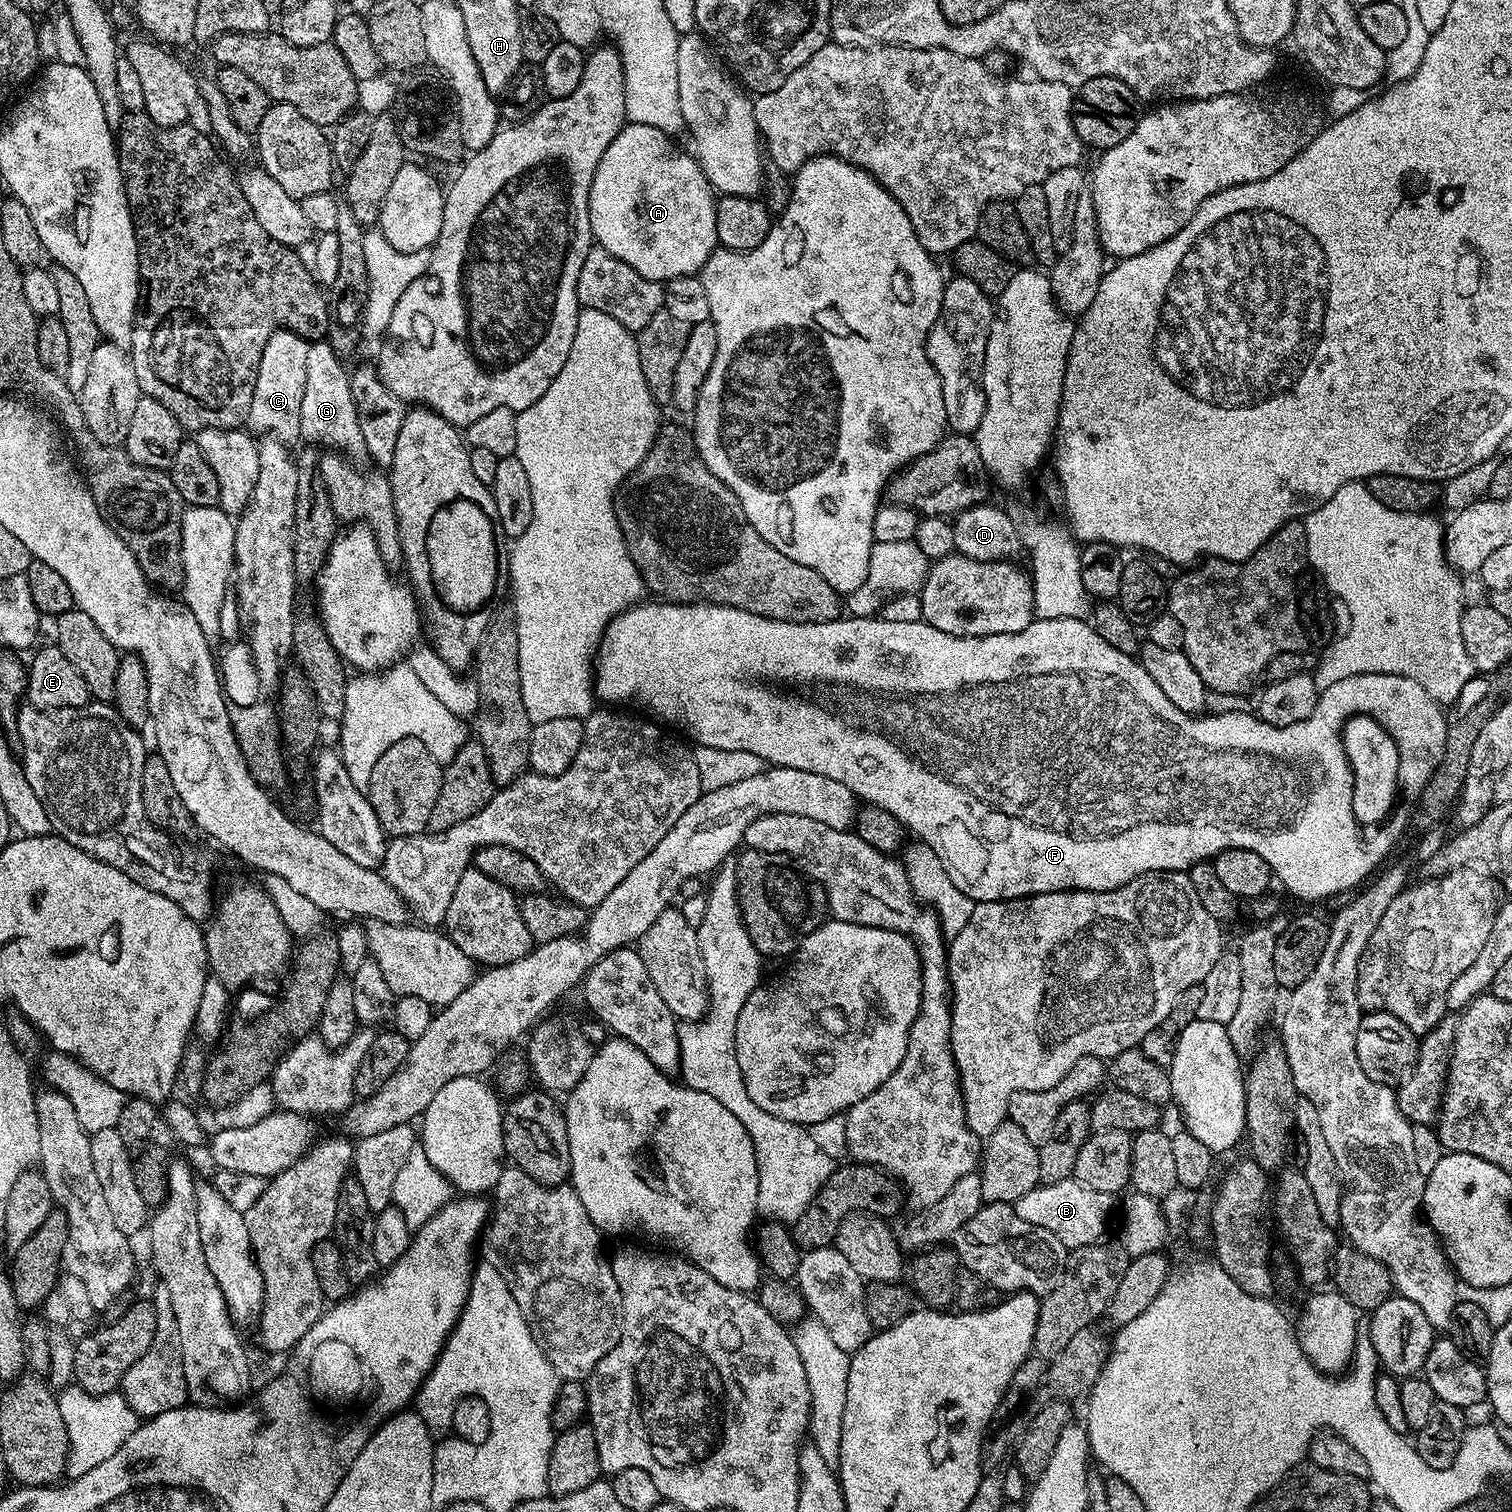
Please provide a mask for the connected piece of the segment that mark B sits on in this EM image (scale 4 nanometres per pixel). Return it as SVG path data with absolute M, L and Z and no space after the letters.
M1069 1178L1053 1184L1041 1183L1034 1190L1030 1190L1030 1194L1022 1194L1022 1198L1016 1200L1014 1207L1018 1218L1023 1218L1033 1226L1042 1226L1042 1230L1050 1230L1050 1234L1054 1234L1054 1238L1058 1238L1058 1242L1062 1242L1065 1248L1079 1250L1097 1243L1103 1237L1100 1235L1107 1230L1108 1219L1112 1216L1112 1200L1114 1200L1113 1193L1090 1190L1079 1180Z

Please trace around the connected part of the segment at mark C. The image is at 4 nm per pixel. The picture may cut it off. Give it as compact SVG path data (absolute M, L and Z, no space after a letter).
M288 328L270 334L262 362L258 362L258 378L254 382L254 398L250 402L247 427L253 433L264 432L269 437L291 442L299 441L302 418L302 394L306 394L306 350L309 341Z

